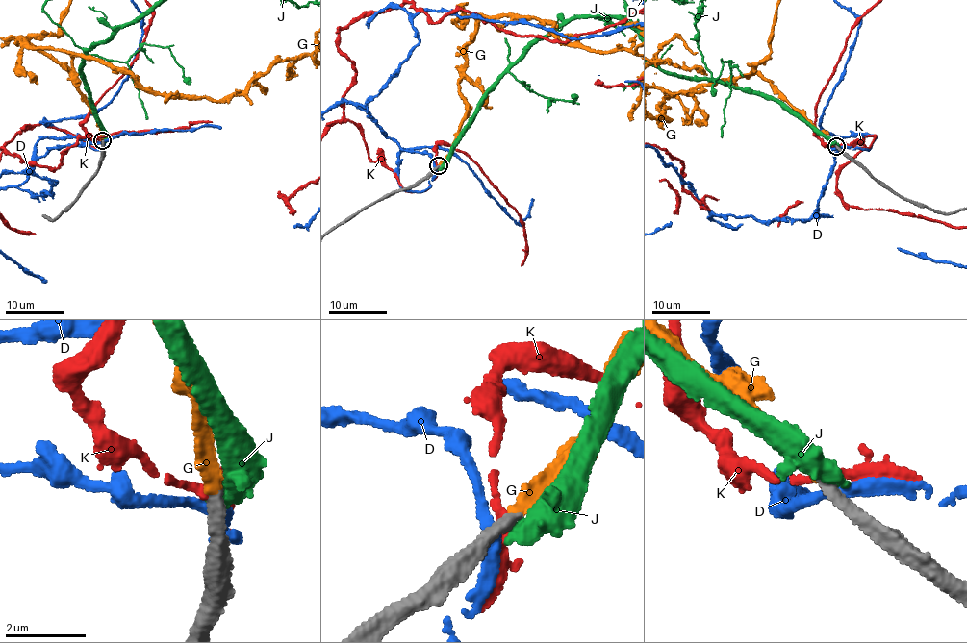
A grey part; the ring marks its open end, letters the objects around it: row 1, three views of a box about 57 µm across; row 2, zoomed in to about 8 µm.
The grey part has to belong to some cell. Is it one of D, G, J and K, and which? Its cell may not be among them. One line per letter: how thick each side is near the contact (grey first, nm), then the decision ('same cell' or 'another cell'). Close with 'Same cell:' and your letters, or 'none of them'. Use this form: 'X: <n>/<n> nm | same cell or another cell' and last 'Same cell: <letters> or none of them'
D: 420/280 nm | another cell
G: 320/280 nm | same cell
J: 360/440 nm | another cell
K: 360/240 nm | another cell
Same cell: G

